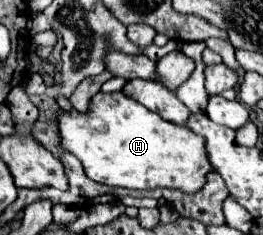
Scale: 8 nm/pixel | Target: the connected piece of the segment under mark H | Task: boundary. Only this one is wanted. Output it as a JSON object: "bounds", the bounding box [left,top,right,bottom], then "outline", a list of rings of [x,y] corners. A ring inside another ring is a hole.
{"bounds":[61,93,213,193],"outline":[[[97,93],[89,113],[61,111],[61,145],[79,157],[89,179],[125,189],[179,189],[197,193],[213,165],[207,157],[205,139],[183,125],[165,121],[145,105],[123,93]]]}

